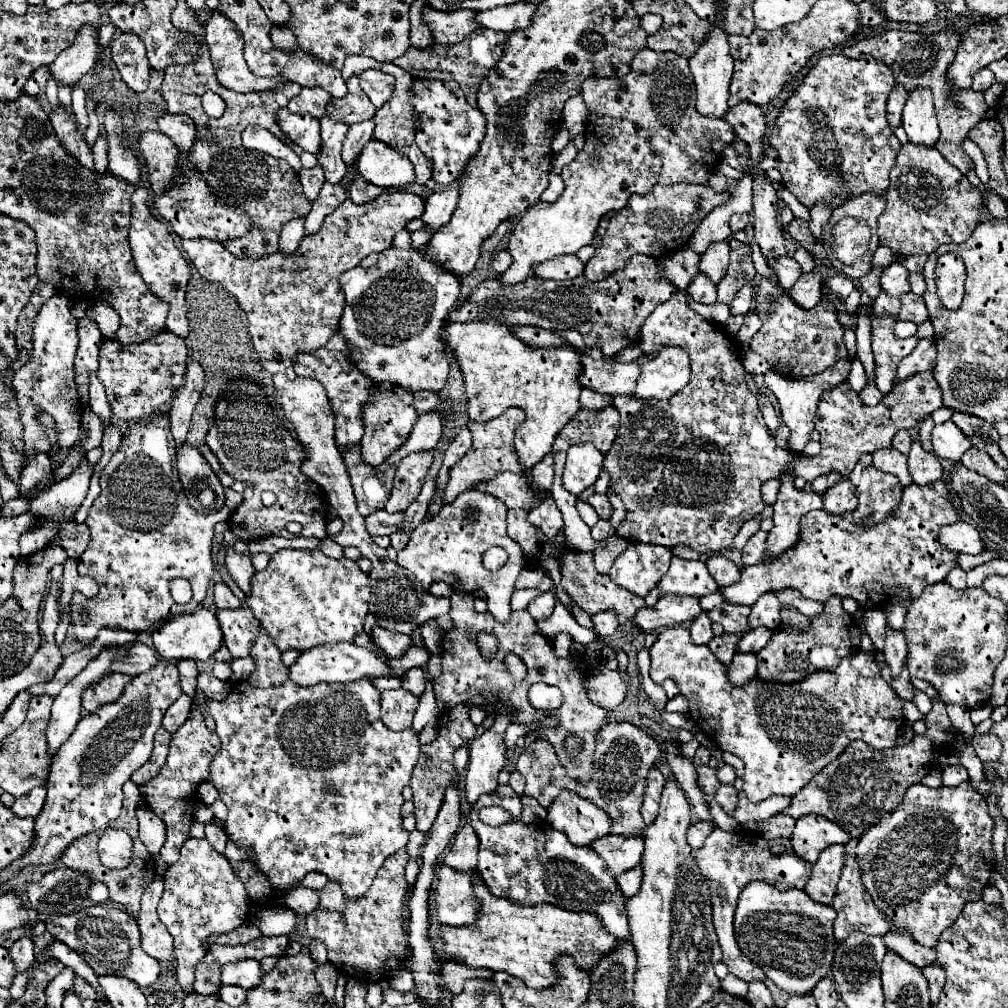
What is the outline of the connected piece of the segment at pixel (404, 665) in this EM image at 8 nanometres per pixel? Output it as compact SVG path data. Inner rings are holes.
M333 643L333 645L319 645L307 651L301 651L297 661L289 667L289 679L295 685L305 687L305 685L317 685L321 681L349 683L361 677L401 677L411 667L421 667L427 661L429 661L429 651L425 647L415 647L415 645L411 645L411 649L401 659L391 659L389 663L385 663L377 653L357 647L355 643Z

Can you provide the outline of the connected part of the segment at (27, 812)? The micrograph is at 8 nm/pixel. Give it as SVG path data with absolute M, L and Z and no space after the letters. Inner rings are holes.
M35 787L29 795L23 795L19 797L11 811L17 815L17 817L37 817L43 809L43 803L45 803L45 789L43 787Z

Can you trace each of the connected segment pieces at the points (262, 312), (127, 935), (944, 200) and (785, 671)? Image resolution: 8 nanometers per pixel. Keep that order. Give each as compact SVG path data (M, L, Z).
M385 189L383 195L373 199L371 203L351 203L351 199L343 201L339 209L335 209L327 219L323 221L321 229L315 235L305 235L297 247L295 253L281 253L275 251L275 255L265 255L263 259L239 259L231 255L219 241L213 239L187 239L183 241L183 249L187 253L187 259L197 267L197 271L207 279L215 281L233 295L237 295L239 305L243 307L247 321L249 321L249 333L255 345L255 351L261 359L261 365L269 373L283 373L287 379L295 379L295 359L299 353L311 353L319 347L325 347L325 343L331 339L331 335L339 327L339 317L345 307L343 293L339 291L339 277L341 273L353 269L359 265L361 259L365 259L371 253L381 253L393 245L395 233L399 233L407 223L415 217L423 215L423 199L415 193L407 191L395 191Z
M96 904L69 915L57 915L47 921L47 931L61 943L77 951L93 967L95 975L117 975L135 981L139 987L151 987L159 977L159 961L151 959L139 945L137 921L123 909Z
M903 143L897 155L897 163L891 169L891 185L887 189L887 207L879 217L879 243L893 249L897 255L921 255L931 253L943 243L965 243L977 223L981 221L981 211L985 207L985 193L971 185L967 175L957 167L947 163L935 147L919 147L915 143Z
M833 595L829 601L825 601L823 613L811 619L807 631L795 631L791 627L779 627L773 631L767 647L757 653L757 677L769 683L795 683L819 669L833 671L843 657L855 655L859 651L859 637L859 623L855 617L845 613L841 607L841 597Z

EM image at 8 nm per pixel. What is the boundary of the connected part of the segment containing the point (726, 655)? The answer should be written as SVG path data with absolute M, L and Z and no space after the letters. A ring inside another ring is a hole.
M723 633L723 635L719 635L719 637L713 637L707 647L711 649L711 653L715 653L715 657L717 657L725 667L729 667L729 665L731 665L731 659L733 659L733 655L735 655L735 645L737 645L739 639L741 639L741 635L727 635L727 633Z

